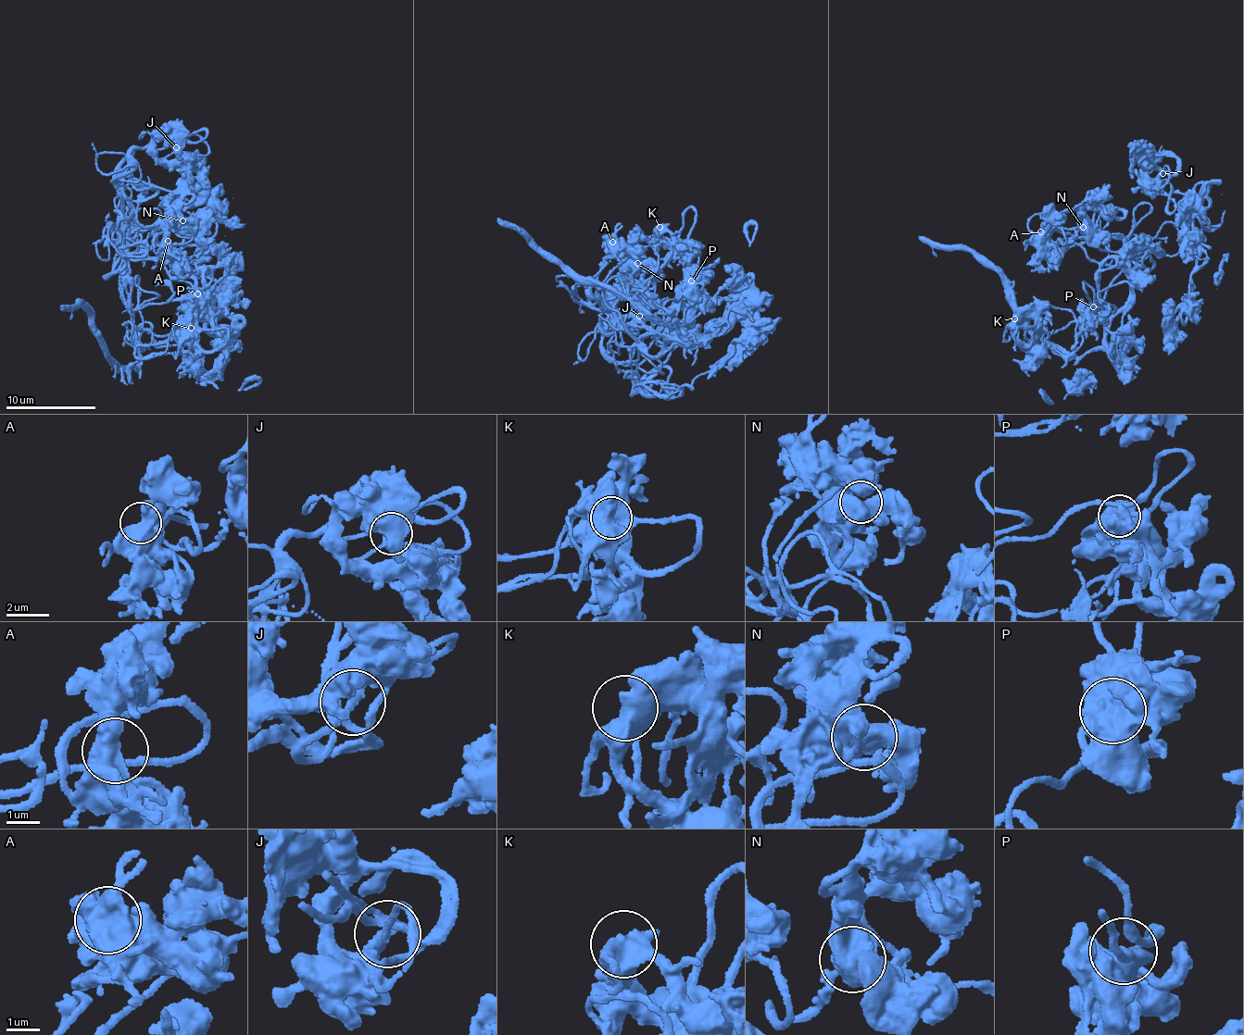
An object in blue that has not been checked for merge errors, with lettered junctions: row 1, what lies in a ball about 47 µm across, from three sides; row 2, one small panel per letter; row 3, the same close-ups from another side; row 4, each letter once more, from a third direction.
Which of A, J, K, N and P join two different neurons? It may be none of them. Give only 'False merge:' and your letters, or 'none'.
False merge: none

